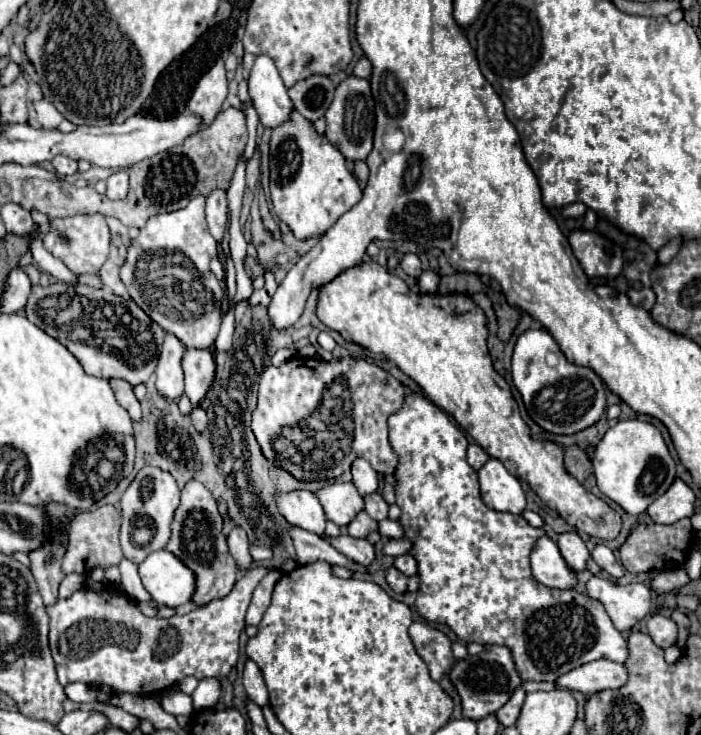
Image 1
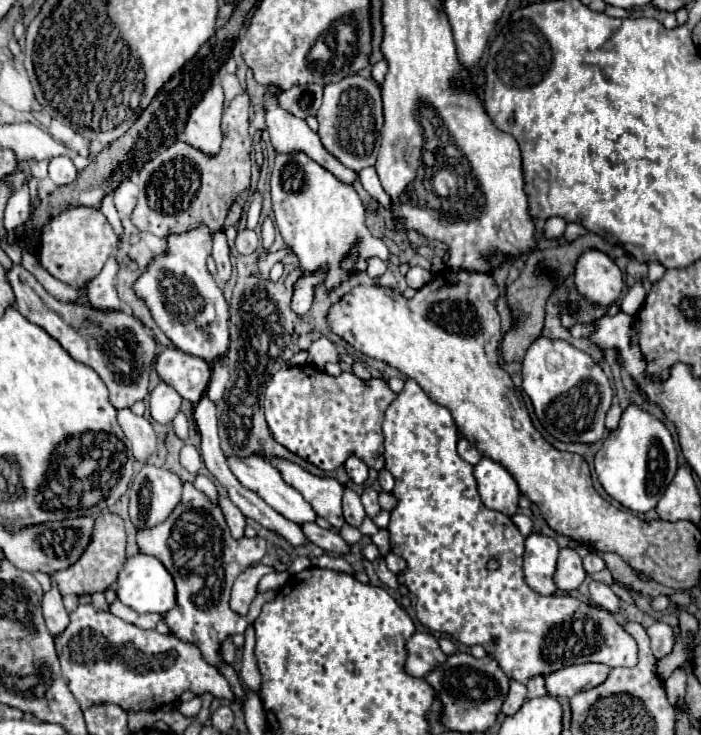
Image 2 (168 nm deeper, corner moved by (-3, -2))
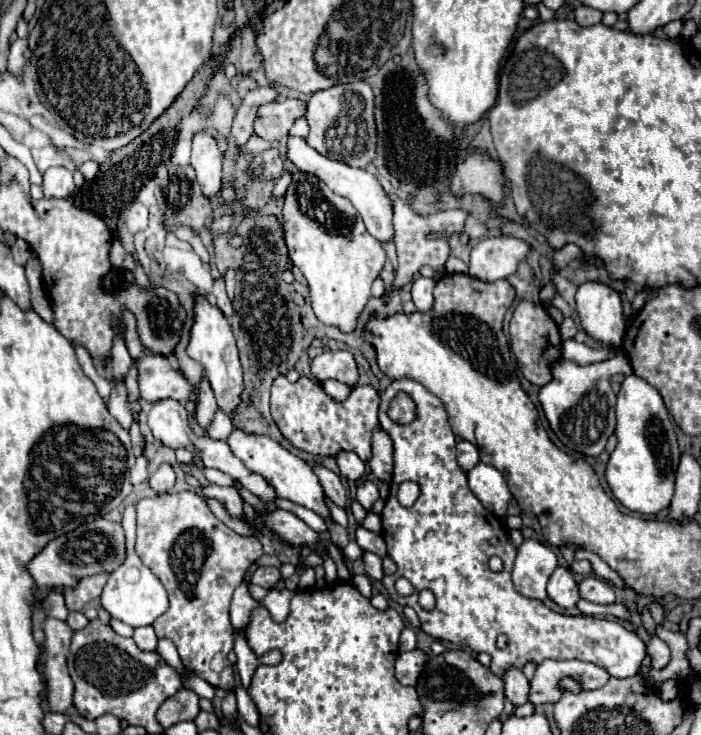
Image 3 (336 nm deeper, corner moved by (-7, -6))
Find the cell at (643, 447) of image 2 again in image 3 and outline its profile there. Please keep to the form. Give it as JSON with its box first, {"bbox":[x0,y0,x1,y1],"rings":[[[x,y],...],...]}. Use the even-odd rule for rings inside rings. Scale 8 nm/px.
{"bbox":[606,376,680,516],"rings":[[[626,376],[616,404],[618,446],[606,464],[606,482],[614,498],[632,512],[646,516],[668,508],[674,492],[674,476],[680,462],[680,450],[668,410],[656,388],[638,376]]]}

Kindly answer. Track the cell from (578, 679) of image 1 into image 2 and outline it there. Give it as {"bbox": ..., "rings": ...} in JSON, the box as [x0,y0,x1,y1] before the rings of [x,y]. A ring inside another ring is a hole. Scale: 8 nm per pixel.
{"bbox":[544,664,612,698],"rings":[[[572,664],[544,674],[544,682],[550,696],[572,698],[572,694],[576,694],[578,690],[590,690],[604,682],[610,670],[612,668],[604,664]]]}

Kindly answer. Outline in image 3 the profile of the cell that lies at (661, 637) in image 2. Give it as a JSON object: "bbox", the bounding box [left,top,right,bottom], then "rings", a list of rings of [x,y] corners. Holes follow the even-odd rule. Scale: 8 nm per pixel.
{"bbox":[648,636,670,670],"rings":[[[652,636],[652,640],[648,642],[648,654],[652,658],[652,668],[656,670],[662,670],[670,662],[670,648],[658,636]]]}

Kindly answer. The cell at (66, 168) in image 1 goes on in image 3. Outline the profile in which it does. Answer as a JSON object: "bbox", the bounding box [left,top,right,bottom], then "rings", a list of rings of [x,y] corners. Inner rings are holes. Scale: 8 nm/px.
{"bbox":[42,166,74,198],"rings":[[[64,166],[48,168],[44,172],[42,190],[44,190],[44,198],[68,198],[74,192],[72,172],[66,170]]]}

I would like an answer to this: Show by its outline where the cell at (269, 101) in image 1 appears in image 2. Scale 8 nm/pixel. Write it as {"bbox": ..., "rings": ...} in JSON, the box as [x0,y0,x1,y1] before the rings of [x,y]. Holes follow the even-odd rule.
{"bbox":[266,94,358,184],"rings":[[[268,94],[266,96],[266,130],[270,132],[270,140],[272,140],[272,146],[276,148],[276,152],[280,154],[294,154],[294,152],[304,152],[306,156],[310,156],[314,162],[318,162],[322,168],[326,168],[328,172],[332,172],[340,182],[344,184],[354,184],[354,180],[358,178],[358,172],[342,166],[332,154],[328,154],[318,138],[316,132],[312,132],[308,128],[308,124],[302,120],[302,118],[296,118],[292,114],[288,114],[286,110],[280,110],[280,106],[276,106],[276,96],[274,94]]]}

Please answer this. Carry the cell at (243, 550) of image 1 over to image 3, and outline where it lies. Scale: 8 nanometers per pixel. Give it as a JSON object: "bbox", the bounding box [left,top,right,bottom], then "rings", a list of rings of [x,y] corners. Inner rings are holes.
{"bbox":[202,484,242,518],"rings":[[[210,484],[210,486],[202,488],[202,494],[204,494],[206,498],[218,500],[232,518],[242,518],[242,498],[240,498],[240,492],[238,492],[236,486],[232,486],[232,488],[222,488],[222,486]]]}

